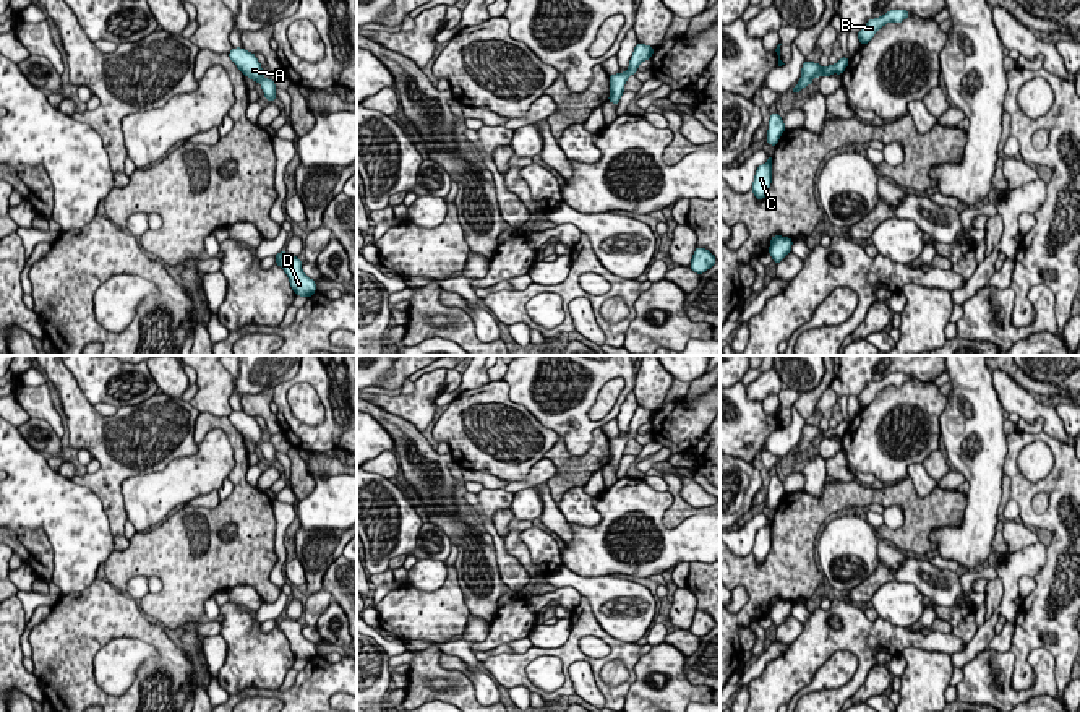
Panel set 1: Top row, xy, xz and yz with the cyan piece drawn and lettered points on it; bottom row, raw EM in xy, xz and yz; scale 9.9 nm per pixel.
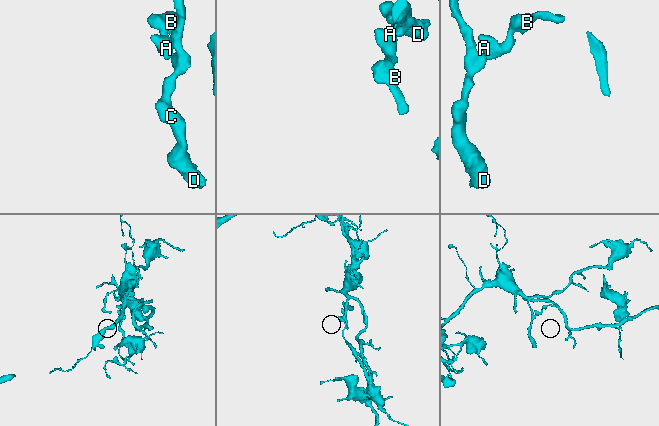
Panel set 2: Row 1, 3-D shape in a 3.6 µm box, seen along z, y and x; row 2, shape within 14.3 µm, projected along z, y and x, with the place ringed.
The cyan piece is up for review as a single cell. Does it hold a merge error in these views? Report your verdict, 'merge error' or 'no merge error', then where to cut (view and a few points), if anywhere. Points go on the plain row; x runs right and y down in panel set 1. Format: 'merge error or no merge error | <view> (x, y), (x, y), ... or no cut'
no merge error | no cut

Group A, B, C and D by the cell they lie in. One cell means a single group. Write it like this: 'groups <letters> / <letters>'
groups A B C D

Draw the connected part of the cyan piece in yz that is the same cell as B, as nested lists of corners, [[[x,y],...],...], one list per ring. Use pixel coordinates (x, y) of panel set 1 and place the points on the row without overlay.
[[[890,373],[881,381],[868,383],[864,391],[856,396],[858,402],[863,409],[868,409],[868,405],[874,401],[874,397],[887,386],[897,386],[900,388],[903,383],[910,381],[910,375],[906,373]]]

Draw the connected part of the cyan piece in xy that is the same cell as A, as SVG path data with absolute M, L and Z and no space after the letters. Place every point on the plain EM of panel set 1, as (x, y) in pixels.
M232 410L232 414L229 415L229 420L245 440L251 441L255 446L259 444L266 464L274 465L274 462L277 459L276 448L271 441L266 443L263 440L261 427L255 420L255 417L245 414L242 410L238 410L238 412Z

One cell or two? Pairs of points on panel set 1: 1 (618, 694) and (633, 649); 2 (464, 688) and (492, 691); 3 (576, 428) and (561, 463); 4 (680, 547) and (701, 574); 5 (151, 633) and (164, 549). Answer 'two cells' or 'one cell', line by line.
1: one cell
2: two cells
3: two cells
4: two cells
5: two cells

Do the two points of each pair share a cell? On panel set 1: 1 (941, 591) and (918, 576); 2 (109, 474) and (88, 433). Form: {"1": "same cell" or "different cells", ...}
{"1": "same cell", "2": "same cell"}

